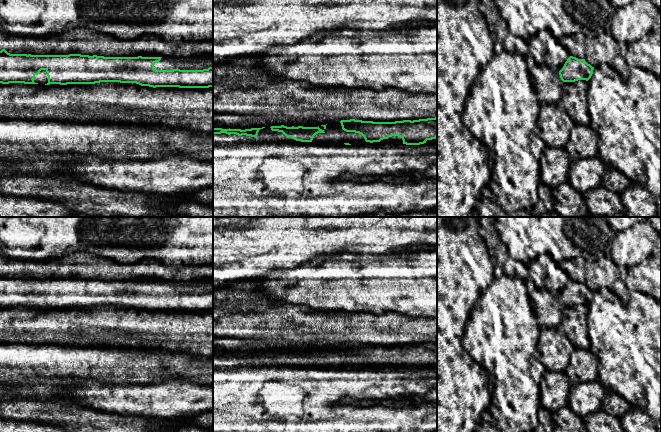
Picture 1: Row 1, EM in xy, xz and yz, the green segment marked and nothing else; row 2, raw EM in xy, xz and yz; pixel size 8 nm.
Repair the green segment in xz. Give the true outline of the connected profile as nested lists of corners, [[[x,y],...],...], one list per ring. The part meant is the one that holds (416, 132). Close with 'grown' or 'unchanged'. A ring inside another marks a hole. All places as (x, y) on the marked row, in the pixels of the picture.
[[[437,117],[395,122],[350,119],[341,120],[340,123],[344,131],[359,133],[370,143],[398,136],[403,140],[403,144],[420,145],[437,138]]] | unchanged

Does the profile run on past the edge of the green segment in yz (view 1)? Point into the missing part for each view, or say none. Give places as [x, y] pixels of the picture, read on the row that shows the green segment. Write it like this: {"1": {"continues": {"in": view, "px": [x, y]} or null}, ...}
{"1": {"continues": null}}

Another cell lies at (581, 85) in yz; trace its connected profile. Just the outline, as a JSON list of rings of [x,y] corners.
[[[588,81],[564,82],[560,105],[567,111],[575,124],[588,125],[590,116],[586,100]]]

